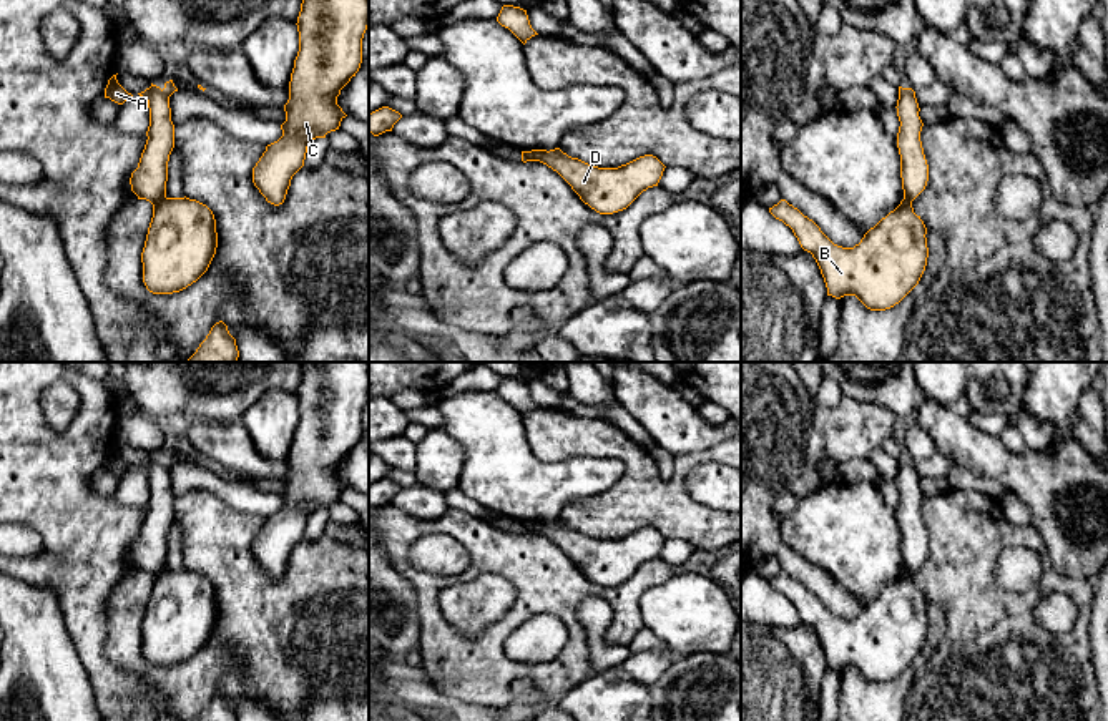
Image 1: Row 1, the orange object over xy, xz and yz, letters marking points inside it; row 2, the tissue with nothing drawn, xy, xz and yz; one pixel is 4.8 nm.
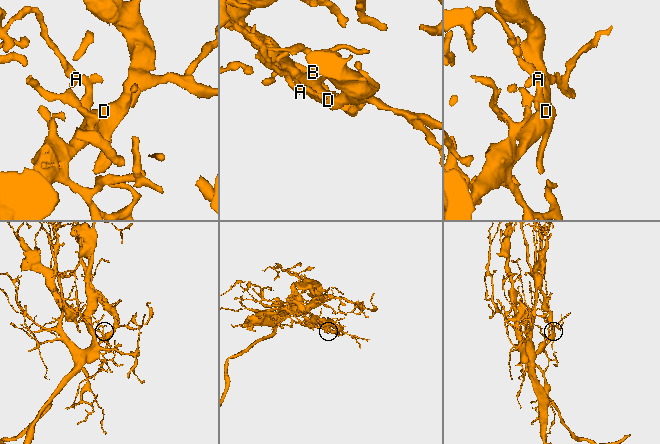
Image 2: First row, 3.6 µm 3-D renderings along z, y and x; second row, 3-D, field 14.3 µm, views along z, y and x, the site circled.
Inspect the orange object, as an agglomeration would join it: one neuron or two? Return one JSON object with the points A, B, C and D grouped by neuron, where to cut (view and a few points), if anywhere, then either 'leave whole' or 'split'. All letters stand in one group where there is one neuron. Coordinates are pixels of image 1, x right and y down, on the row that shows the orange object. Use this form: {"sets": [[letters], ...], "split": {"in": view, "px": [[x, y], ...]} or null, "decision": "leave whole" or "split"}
{"sets": [["A"], ["B", "C", "D"]], "split": {"in": "xy", "px": [[165, 196], [153, 205]]}, "decision": "split"}

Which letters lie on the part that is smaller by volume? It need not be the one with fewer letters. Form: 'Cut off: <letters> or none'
Cut off: A

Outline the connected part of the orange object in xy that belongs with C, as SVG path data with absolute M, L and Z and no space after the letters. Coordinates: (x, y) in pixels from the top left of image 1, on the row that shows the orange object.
M302 0L296 25L299 52L282 136L266 146L252 168L254 186L274 206L284 203L292 176L304 166L307 146L339 130L347 116L337 96L362 63L369 0Z

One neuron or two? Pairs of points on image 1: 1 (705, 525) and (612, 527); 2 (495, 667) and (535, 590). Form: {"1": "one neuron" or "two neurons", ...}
{"1": "one neuron", "2": "one neuron"}

